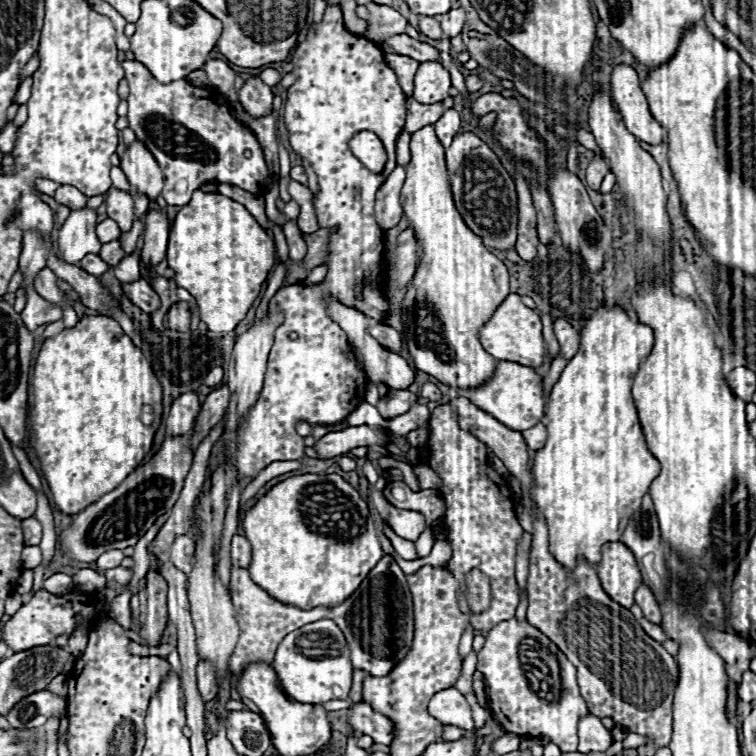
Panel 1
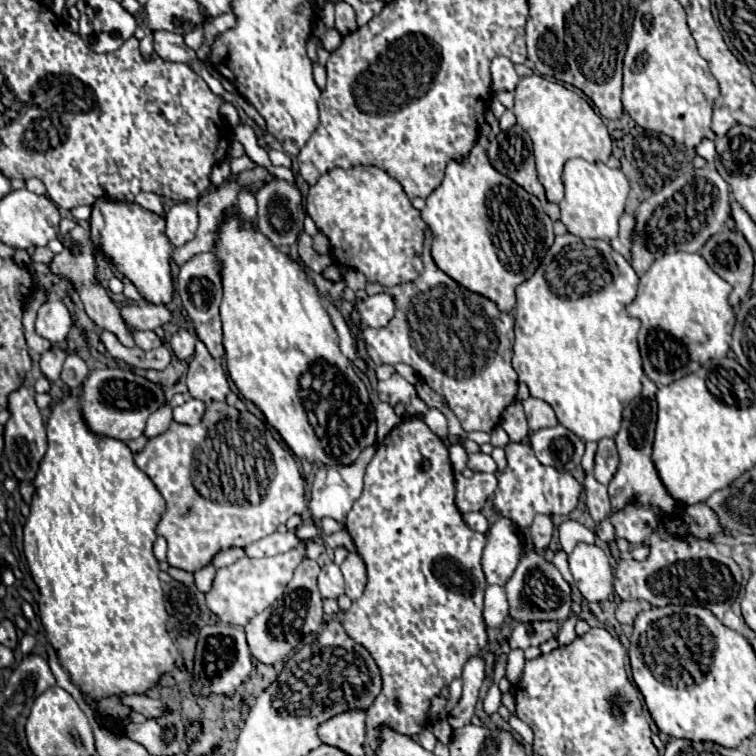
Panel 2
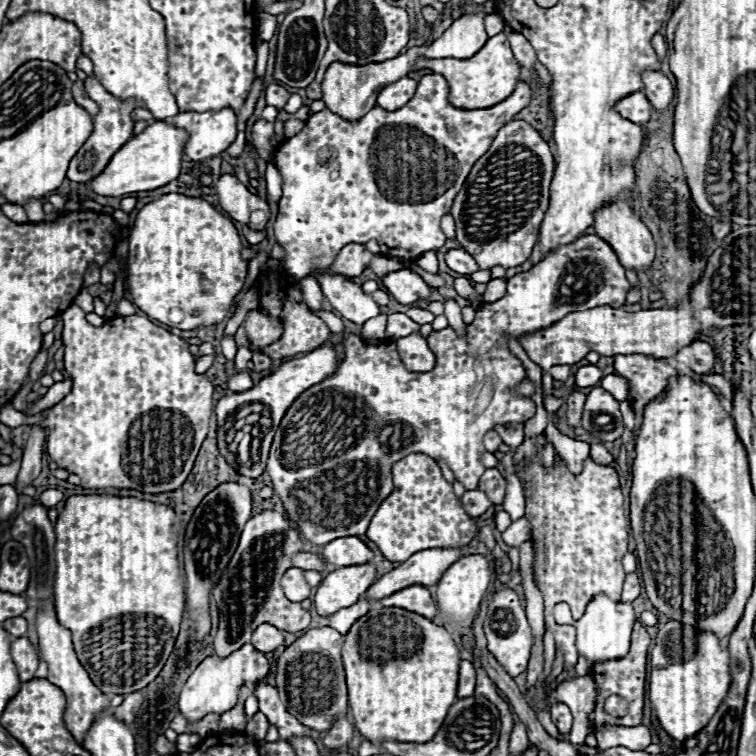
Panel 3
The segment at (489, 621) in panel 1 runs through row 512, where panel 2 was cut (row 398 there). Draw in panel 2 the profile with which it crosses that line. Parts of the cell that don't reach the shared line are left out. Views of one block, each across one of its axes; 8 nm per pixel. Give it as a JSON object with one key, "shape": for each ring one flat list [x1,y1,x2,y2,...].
{"shape":[[430,232,426,234,424,252,422,252,424,272,420,278,408,284,400,284,394,288,385,288,380,284,367,283,366,292,374,295,381,292,394,298,394,318,388,326,380,330,364,330,366,350,376,366,380,364,392,364,404,362,412,366,420,378,440,396,446,398,446,404,460,420,464,432,482,430,492,432,494,426,498,426,500,416,508,404,514,402,518,392,518,374,512,368,512,344,514,344,514,316,508,312,502,312,492,300,488,300,482,294,464,290,458,282,454,282,450,276,446,276,432,260,430,256]]}

